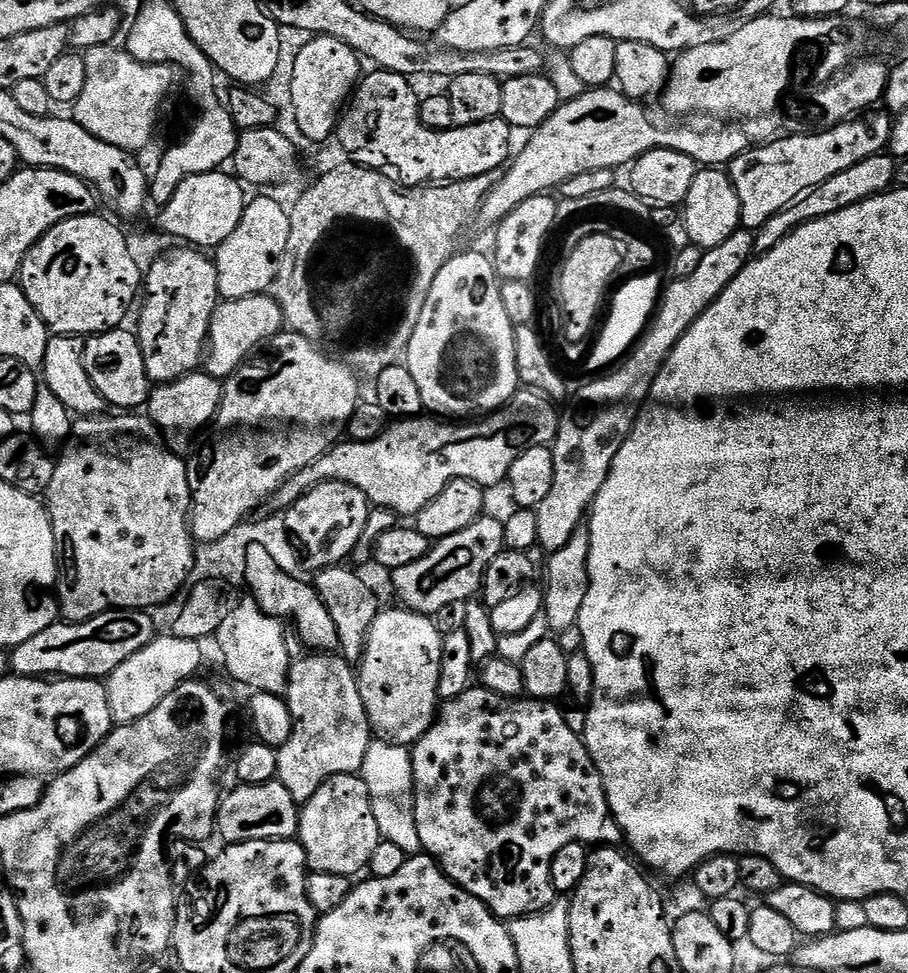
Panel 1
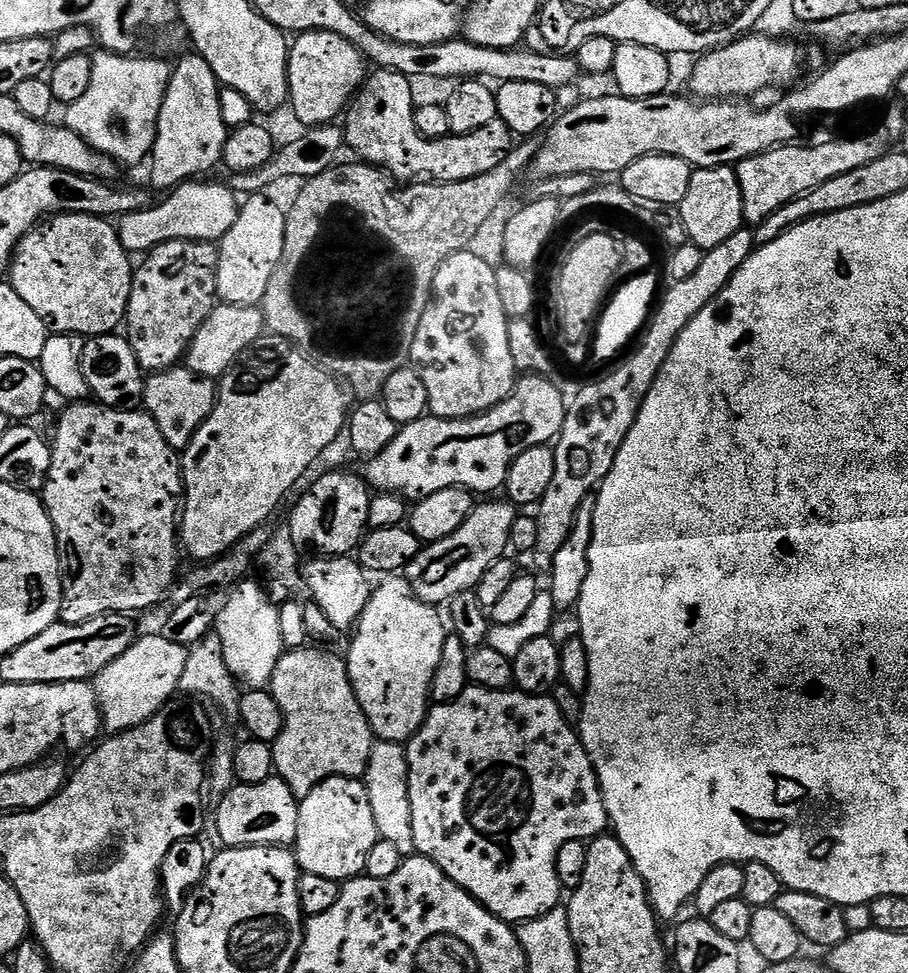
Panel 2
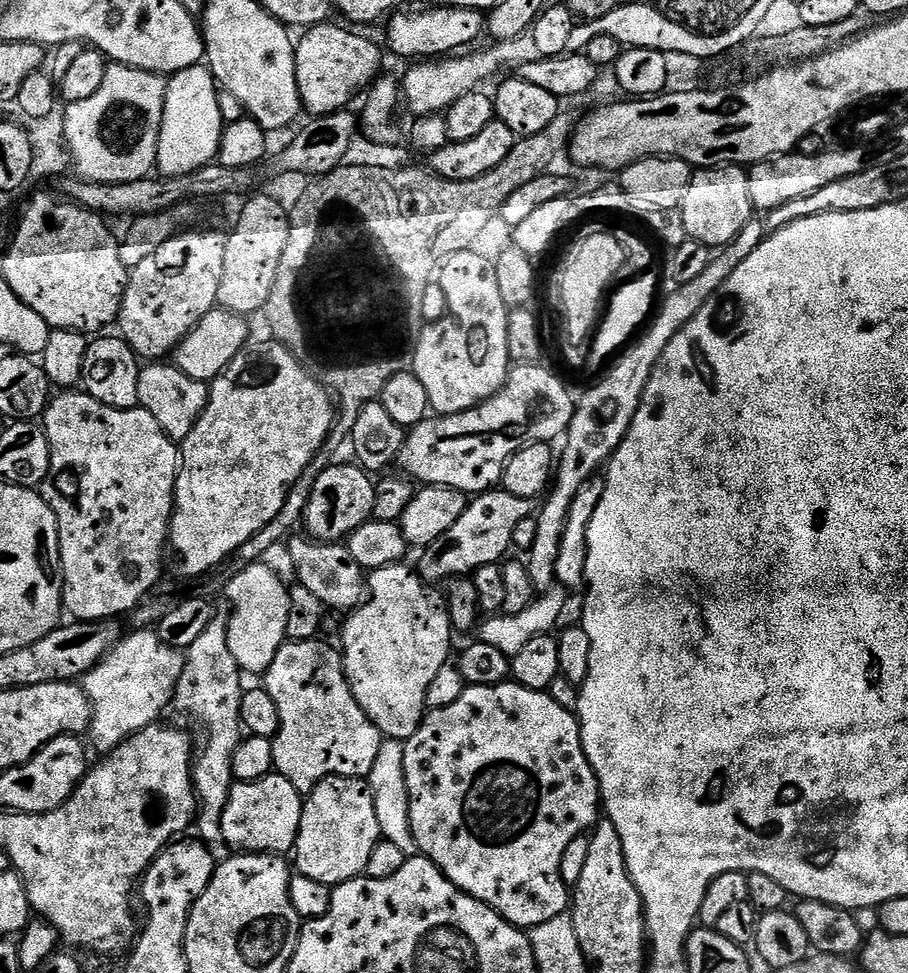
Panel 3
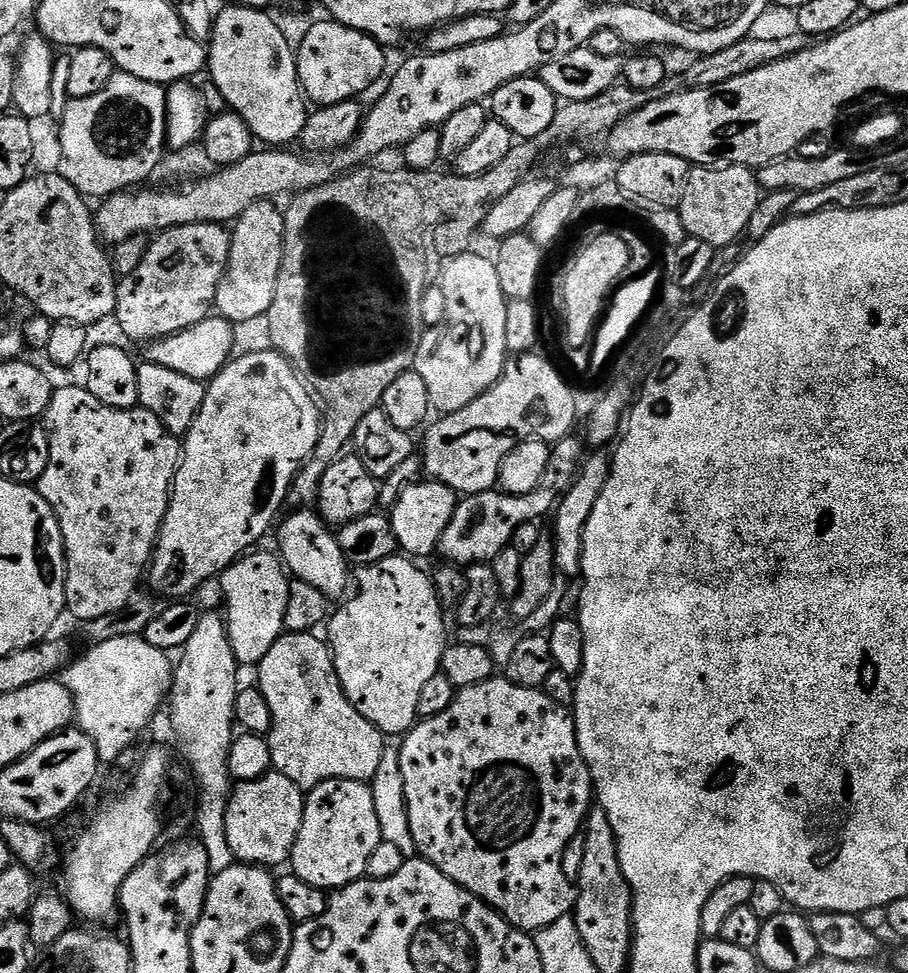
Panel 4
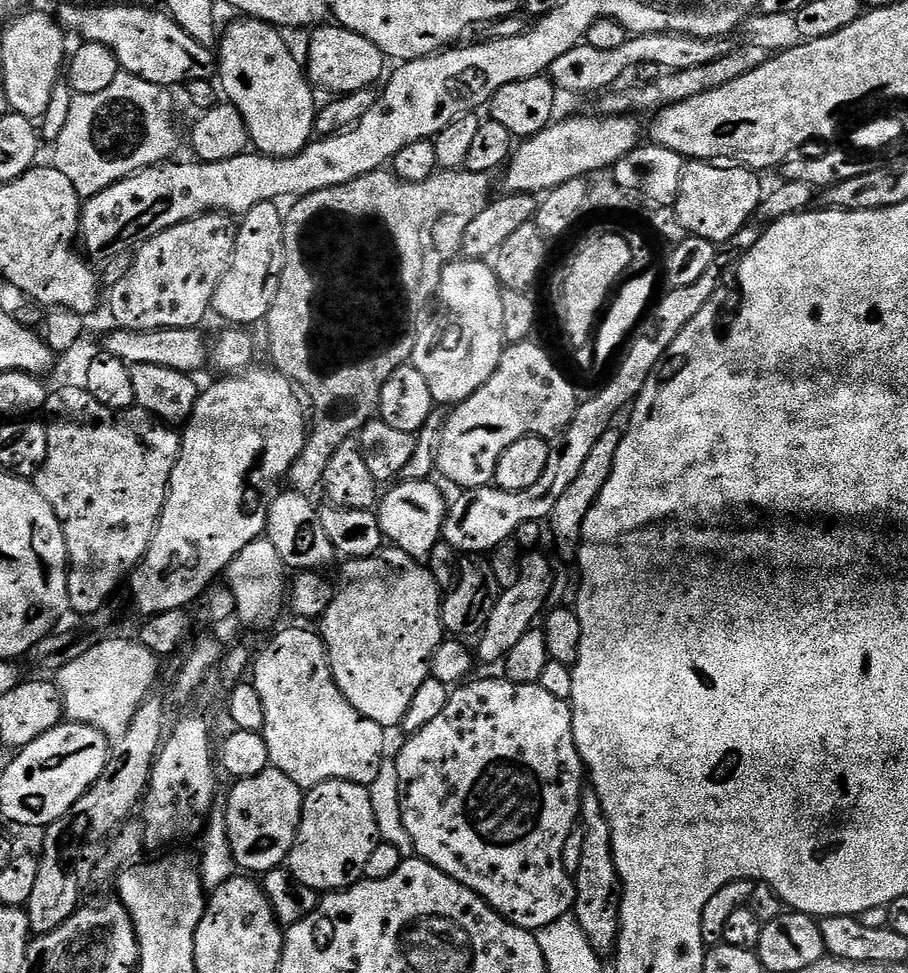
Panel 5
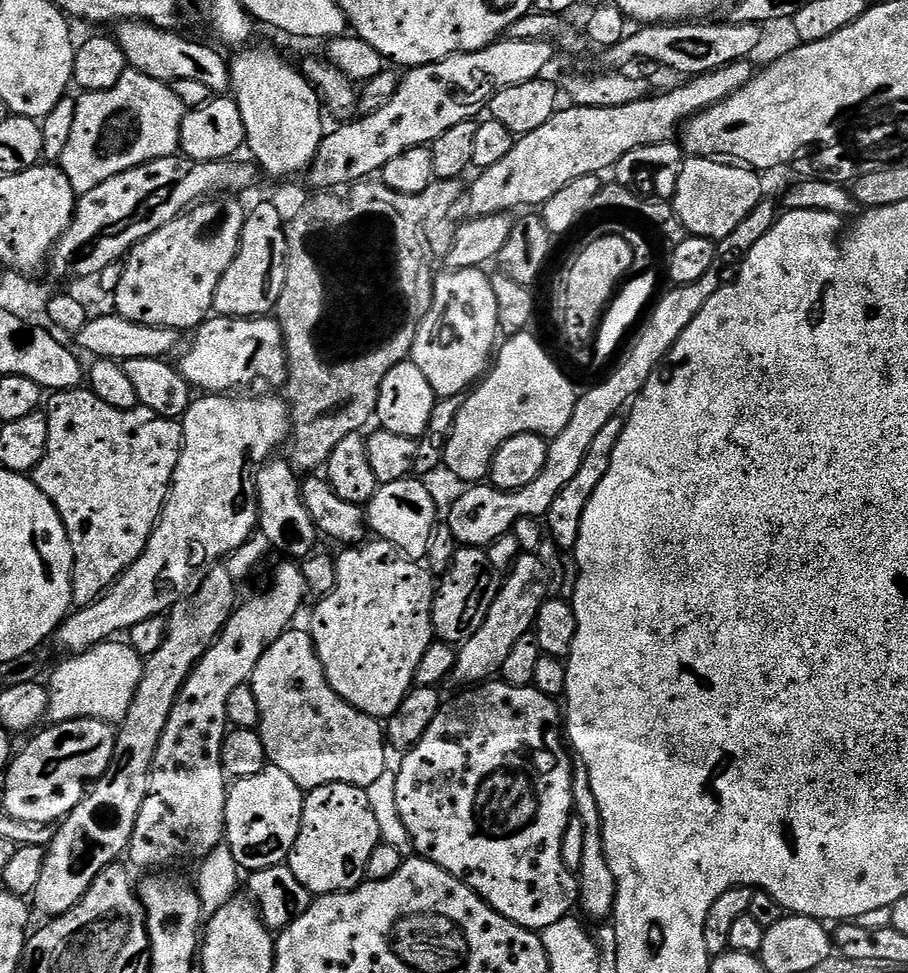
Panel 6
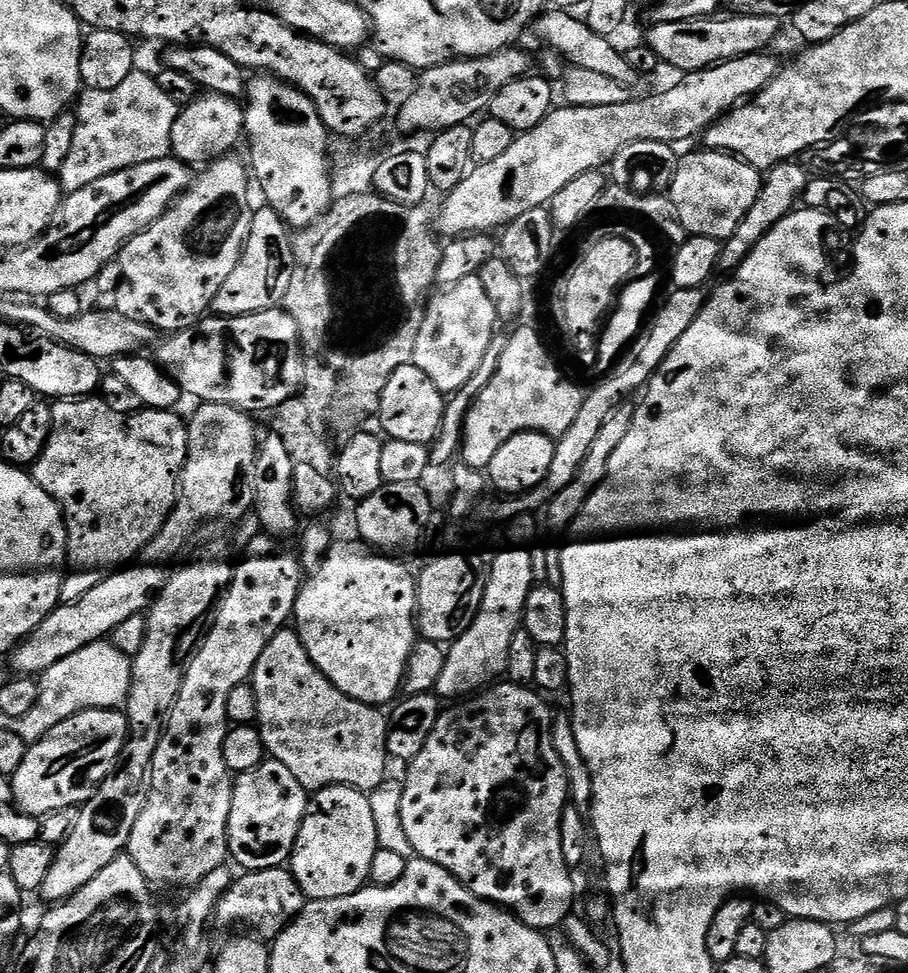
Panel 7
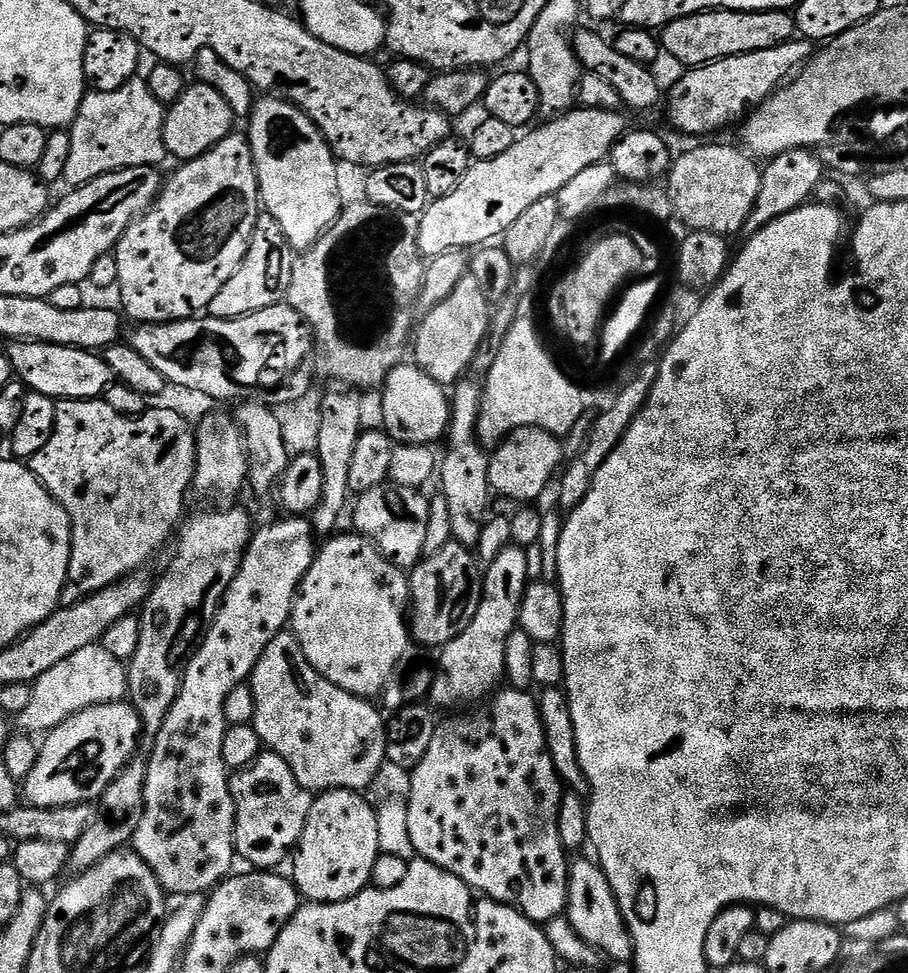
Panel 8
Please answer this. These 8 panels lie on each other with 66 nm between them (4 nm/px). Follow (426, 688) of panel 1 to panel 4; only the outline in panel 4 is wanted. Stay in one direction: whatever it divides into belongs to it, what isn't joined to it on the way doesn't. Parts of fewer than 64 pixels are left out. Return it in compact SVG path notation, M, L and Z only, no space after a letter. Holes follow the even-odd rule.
M397 554L386 558L382 562L374 562L373 564L363 565L359 569L360 572L354 576L354 591L339 605L340 609L331 613L330 619L327 621L326 629L328 628L328 636L326 635L326 643L332 649L332 657L334 658L334 666L336 673L340 679L342 690L346 694L346 698L350 698L350 702L354 706L354 710L358 710L358 714L362 714L362 718L366 718L373 724L377 730L383 732L385 737L397 738L403 737L405 734L412 731L418 723L418 697L422 695L422 690L426 686L426 682L430 678L434 678L434 674L438 674L440 663L444 657L444 649L446 647L446 639L444 640L444 611L445 605L440 602L439 596L436 593L436 588L433 584L433 577L427 572L424 573L419 568L415 559L409 558L404 554Z

